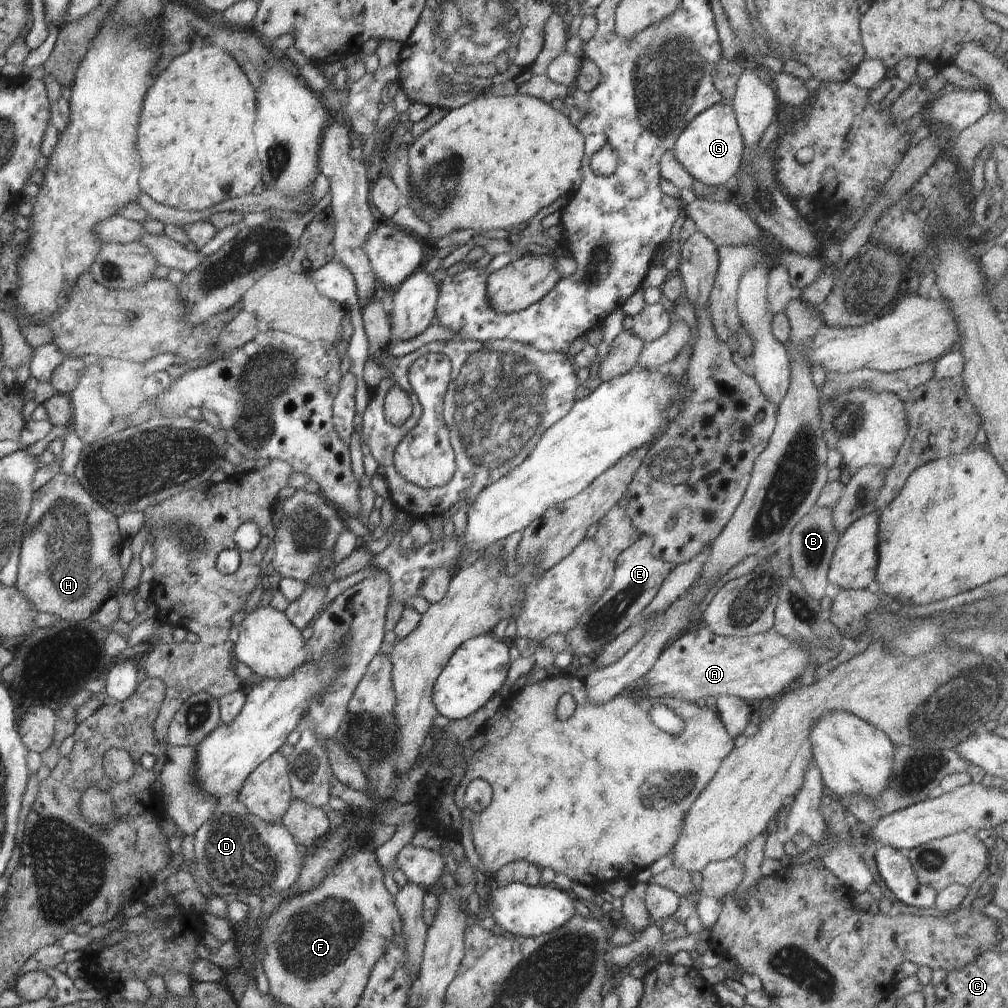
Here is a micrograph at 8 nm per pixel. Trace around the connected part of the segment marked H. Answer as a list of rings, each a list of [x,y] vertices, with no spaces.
[[[59,473],[32,496],[30,514],[22,530],[17,584],[15,588],[30,600],[40,613],[58,615],[62,620],[94,618],[99,609],[122,591],[126,569],[120,565],[124,540],[118,530],[117,517],[94,500],[75,475]]]

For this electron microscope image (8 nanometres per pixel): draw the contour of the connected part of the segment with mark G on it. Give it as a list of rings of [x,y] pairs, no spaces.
[[[716,104],[698,114],[682,130],[674,142],[672,154],[678,164],[690,174],[695,181],[706,186],[725,186],[732,176],[737,174],[744,154],[744,142],[738,122],[731,105]]]

